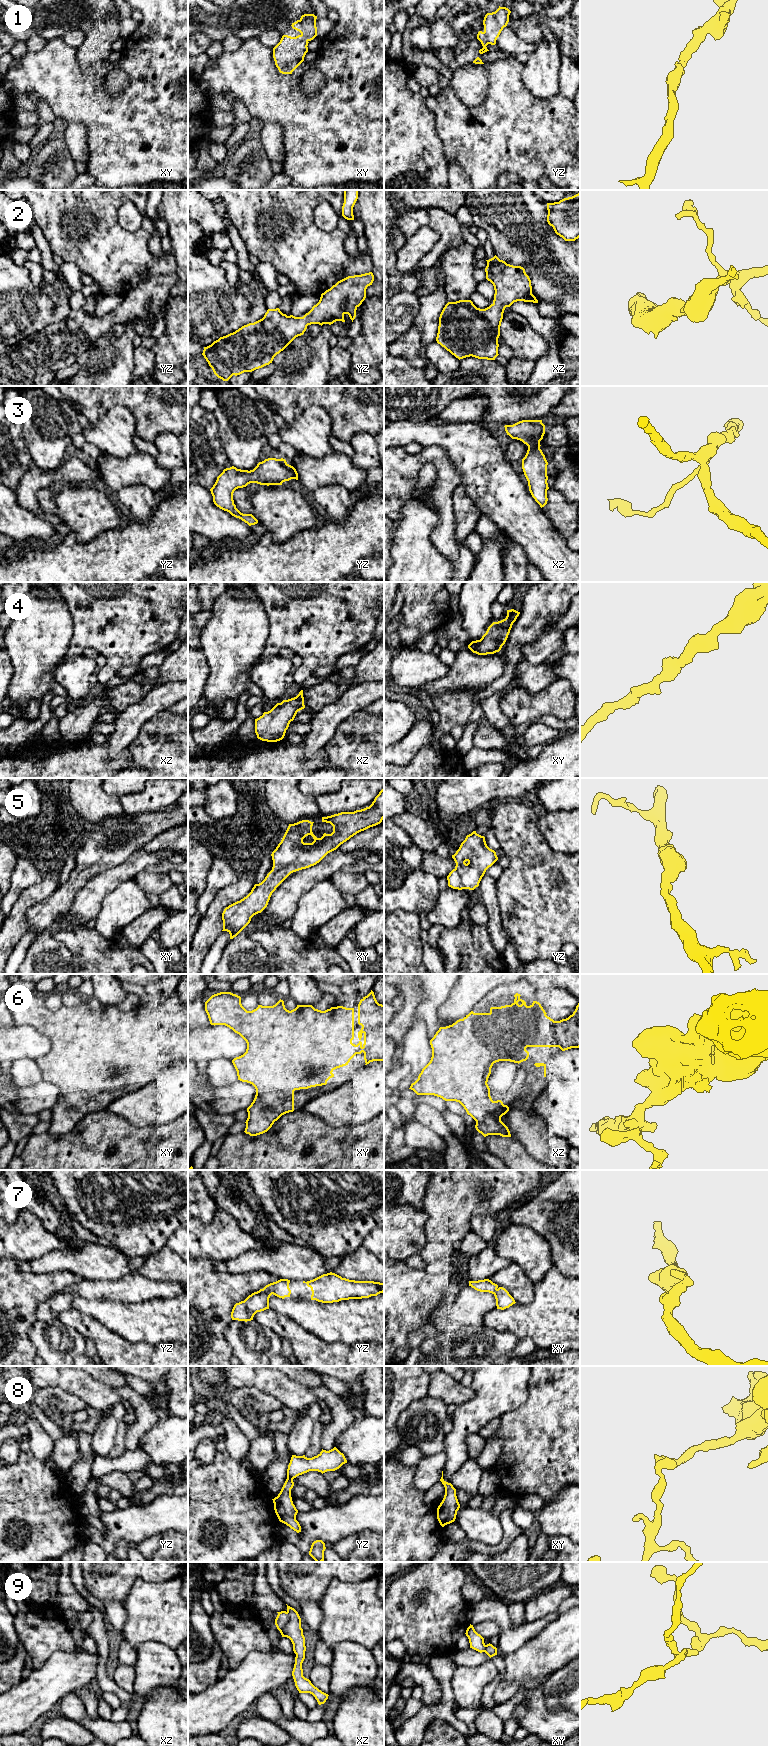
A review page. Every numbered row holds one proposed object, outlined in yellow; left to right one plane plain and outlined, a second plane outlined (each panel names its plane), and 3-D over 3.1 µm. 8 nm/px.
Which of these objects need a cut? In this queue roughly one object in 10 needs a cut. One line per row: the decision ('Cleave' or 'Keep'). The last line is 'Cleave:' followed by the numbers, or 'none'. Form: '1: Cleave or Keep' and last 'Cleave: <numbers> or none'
1: Keep
2: Keep
3: Keep
4: Keep
5: Keep
6: Keep
7: Keep
8: Keep
9: Cleave
Cleave: 9

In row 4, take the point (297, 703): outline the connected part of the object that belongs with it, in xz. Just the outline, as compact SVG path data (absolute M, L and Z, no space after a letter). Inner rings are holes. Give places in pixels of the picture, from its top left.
M303 690L296 697L277 703L270 711L255 719L257 738L267 742L282 740L290 722L304 708Z

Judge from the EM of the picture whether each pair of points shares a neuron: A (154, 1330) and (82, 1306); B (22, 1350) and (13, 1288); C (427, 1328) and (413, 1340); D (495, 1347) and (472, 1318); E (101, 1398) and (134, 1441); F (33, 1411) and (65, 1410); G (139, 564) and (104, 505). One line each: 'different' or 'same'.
A: same
B: same
C: same
D: different
E: different
F: different
G: different

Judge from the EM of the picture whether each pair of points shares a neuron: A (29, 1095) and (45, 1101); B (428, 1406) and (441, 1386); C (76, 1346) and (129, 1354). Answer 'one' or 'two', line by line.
A: one
B: two
C: two

